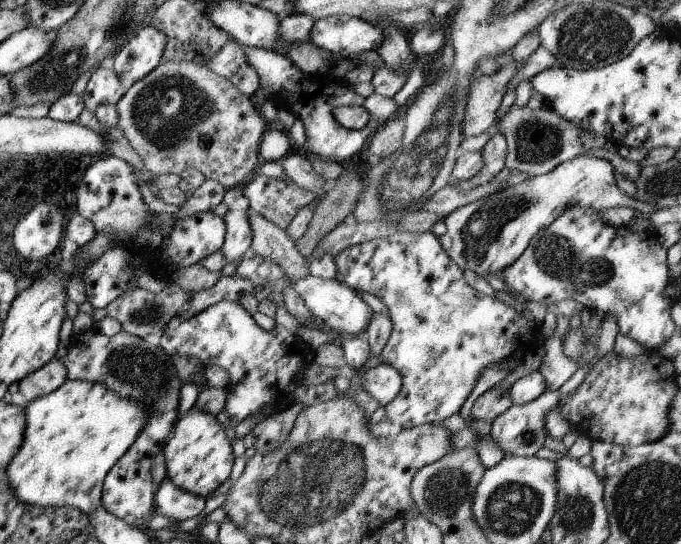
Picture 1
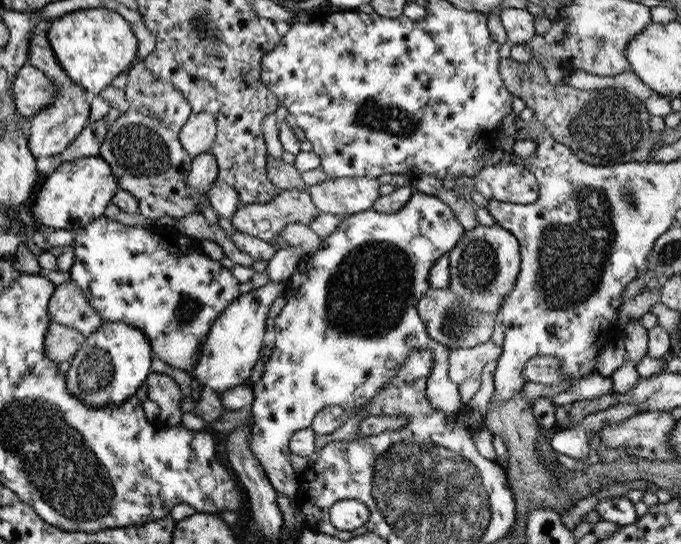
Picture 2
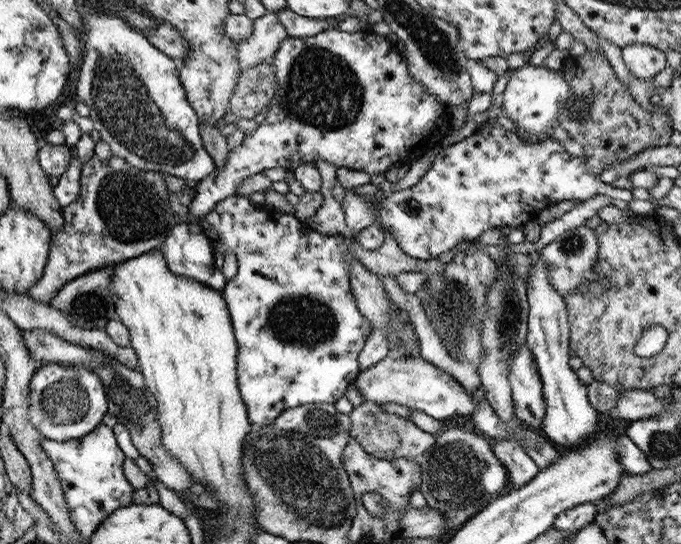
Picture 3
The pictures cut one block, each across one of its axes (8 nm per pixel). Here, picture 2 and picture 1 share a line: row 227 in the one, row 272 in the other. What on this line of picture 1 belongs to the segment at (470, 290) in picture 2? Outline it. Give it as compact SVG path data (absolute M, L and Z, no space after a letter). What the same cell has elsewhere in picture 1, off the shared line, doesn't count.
M581 154L545 174L515 186L507 185L494 194L456 208L442 218L445 232L438 240L447 256L453 258L462 270L471 270L483 280L487 276L500 277L503 268L523 254L535 232L549 226L565 208L571 206L591 210L628 207L642 214L659 210L653 204L639 202L621 192L615 184L615 171L607 160Z

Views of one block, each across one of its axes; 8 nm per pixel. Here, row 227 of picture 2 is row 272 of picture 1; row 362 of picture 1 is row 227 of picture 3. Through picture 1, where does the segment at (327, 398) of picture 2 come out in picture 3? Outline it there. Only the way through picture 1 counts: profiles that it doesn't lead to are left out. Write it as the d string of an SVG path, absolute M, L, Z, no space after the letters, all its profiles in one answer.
M496 122L485 124L459 142L445 145L433 159L431 166L415 186L392 193L382 200L379 224L395 239L397 246L411 258L429 260L458 246L460 242L471 242L481 232L496 226L520 227L525 222L535 221L538 212L560 201L587 201L596 195L629 203L630 190L611 188L604 184L601 176L586 168L581 157L568 154L559 142L548 138L543 142L527 144L515 134L505 130Z

